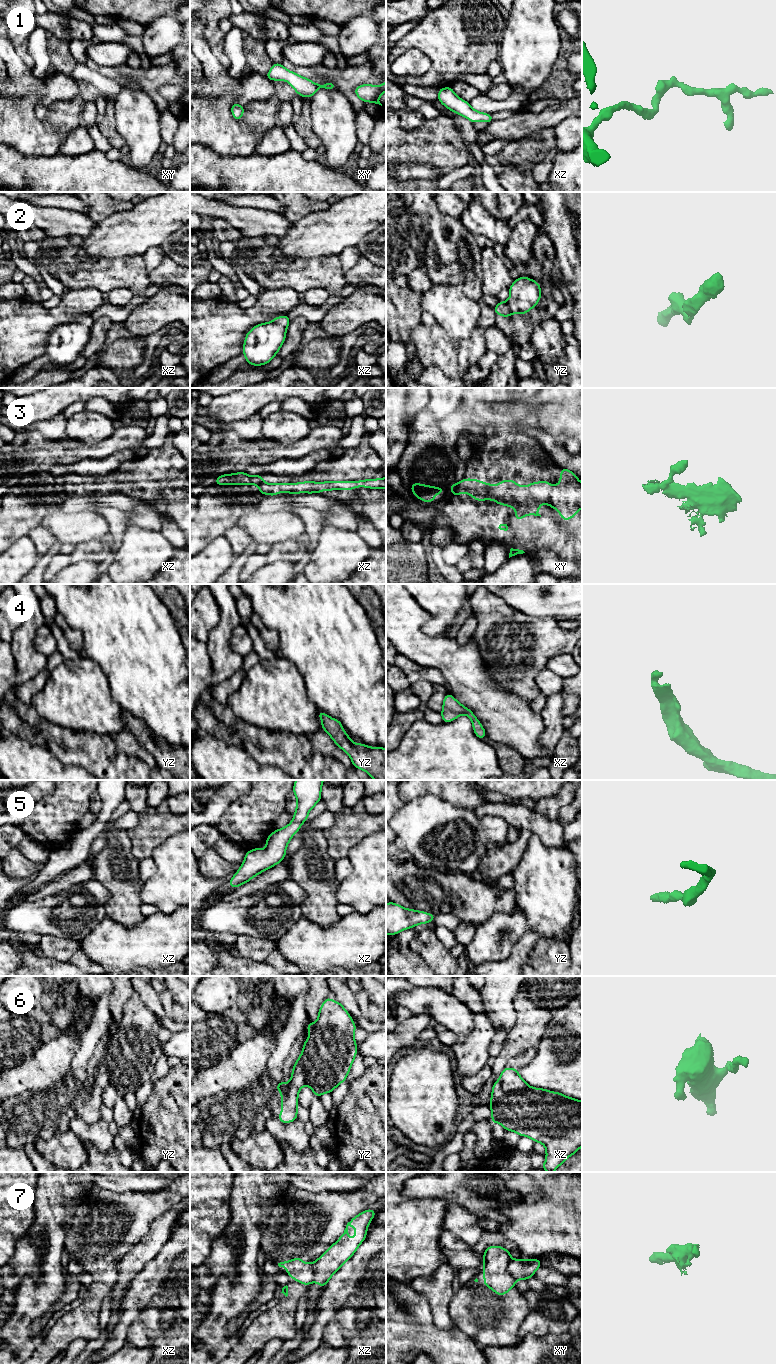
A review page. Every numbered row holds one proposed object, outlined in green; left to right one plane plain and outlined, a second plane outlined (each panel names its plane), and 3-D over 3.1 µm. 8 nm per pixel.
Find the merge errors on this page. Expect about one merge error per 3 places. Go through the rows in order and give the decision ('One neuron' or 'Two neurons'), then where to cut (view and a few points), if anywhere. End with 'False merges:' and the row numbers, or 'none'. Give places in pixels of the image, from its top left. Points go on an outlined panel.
1: One neuron. No split
2: One neuron. No split
3: Two neurons. Split along xz (262, 481), (259, 485)
4: One neuron. No split
5: One neuron. No split
6: Two neurons. Split along xz (498, 1082), (503, 1090), (521, 1090), (530, 1087)
7: Two neurons. Split along xy (510, 1259), (508, 1271), (515, 1280)
False merges: 3, 6, 7

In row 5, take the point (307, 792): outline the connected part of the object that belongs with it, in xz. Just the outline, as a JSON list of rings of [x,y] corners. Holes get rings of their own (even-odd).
[[[324,780],[295,781],[293,793],[297,805],[294,820],[269,835],[265,841],[267,844],[265,850],[257,847],[246,852],[244,862],[228,882],[231,888],[245,884],[261,872],[283,861],[291,838],[300,830],[301,824],[308,820],[309,811],[321,800],[323,782]]]

